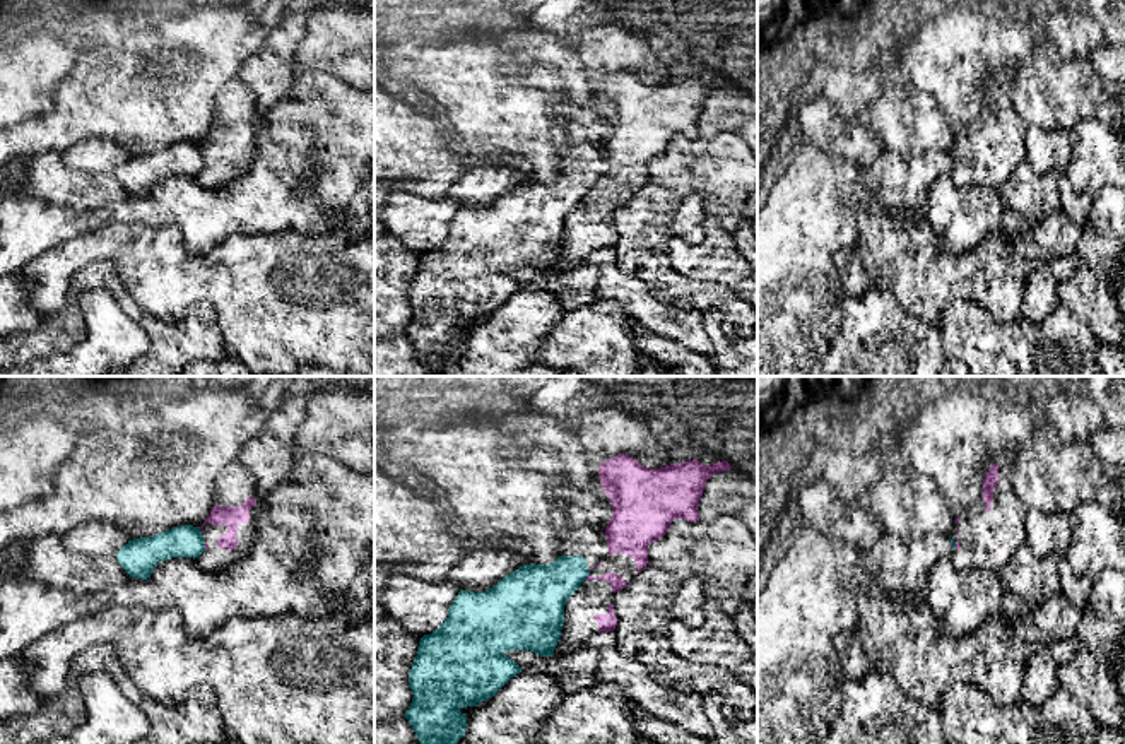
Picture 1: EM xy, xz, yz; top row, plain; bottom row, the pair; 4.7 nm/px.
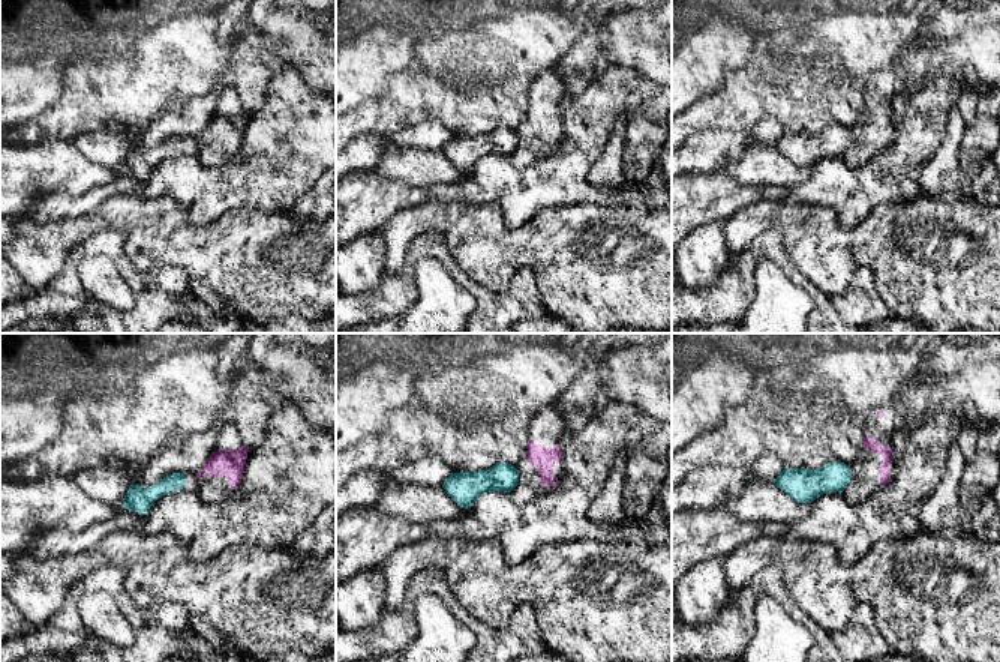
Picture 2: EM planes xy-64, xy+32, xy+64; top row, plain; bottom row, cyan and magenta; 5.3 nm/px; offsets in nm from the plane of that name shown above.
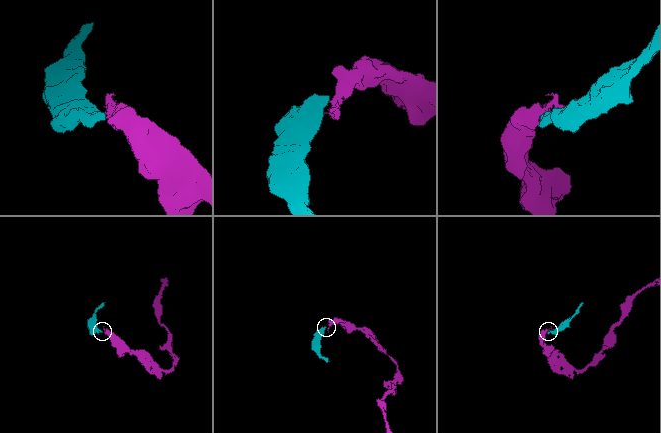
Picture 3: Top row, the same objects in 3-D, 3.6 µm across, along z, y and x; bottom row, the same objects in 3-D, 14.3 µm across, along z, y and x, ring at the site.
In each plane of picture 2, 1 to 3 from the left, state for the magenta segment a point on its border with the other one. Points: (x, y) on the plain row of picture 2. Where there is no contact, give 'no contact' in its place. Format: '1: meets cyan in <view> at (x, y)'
1: no contact
2: no contact
3: no contact

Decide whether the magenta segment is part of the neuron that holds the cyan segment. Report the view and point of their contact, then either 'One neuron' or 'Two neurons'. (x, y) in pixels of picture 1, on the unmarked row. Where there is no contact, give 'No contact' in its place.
Touches cyan at xz (585, 194). Two neurons

